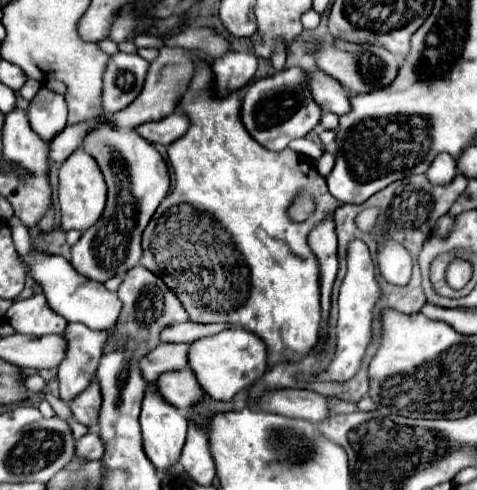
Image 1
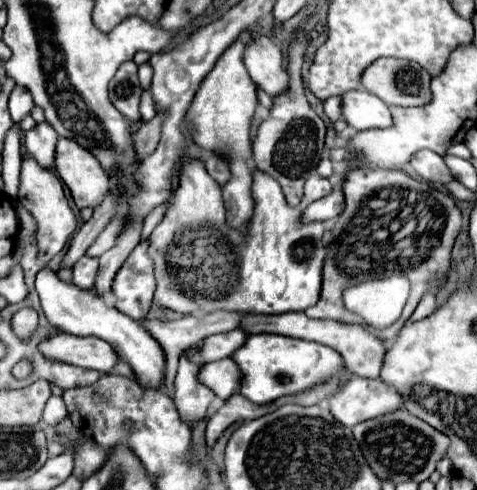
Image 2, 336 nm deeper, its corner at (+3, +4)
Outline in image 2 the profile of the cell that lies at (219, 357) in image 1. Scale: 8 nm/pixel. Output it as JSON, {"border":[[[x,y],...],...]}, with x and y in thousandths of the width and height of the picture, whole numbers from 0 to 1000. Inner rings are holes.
{"border":[[[581,682],[522,686],[514,706],[505,706],[497,722],[488,722],[488,735],[514,763],[501,800],[535,824],[564,824],[589,808],[627,804],[694,776],[706,776],[711,788],[719,788],[736,771],[723,743],[715,739],[715,727],[706,727],[698,710],[669,698],[644,698]]]}

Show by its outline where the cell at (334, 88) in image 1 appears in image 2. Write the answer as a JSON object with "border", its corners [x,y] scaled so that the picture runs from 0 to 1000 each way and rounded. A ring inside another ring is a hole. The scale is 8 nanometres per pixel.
{"border":[[[736,184],[719,196],[719,241],[753,269],[774,261],[824,257],[816,216],[769,184]]]}

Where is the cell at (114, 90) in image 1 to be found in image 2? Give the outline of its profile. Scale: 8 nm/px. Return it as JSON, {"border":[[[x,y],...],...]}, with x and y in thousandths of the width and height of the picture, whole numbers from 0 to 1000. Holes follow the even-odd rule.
{"border":[[[270,122],[262,127],[229,167],[229,204],[233,212],[270,245],[287,249],[291,237],[291,200],[296,176],[287,163],[287,135]]]}

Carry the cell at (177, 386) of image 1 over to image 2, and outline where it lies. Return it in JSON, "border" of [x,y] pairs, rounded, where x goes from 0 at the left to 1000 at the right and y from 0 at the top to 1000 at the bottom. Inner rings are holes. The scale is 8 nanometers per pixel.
{"border":[[[472,731],[472,735],[430,743],[417,759],[417,776],[430,788],[438,788],[451,800],[451,808],[476,816],[484,804],[501,796],[509,763],[505,751],[484,731]]]}

